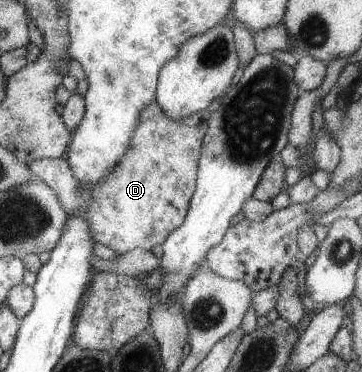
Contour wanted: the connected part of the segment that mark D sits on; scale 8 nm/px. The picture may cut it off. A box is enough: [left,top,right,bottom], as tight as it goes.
[27,99,208,254]

